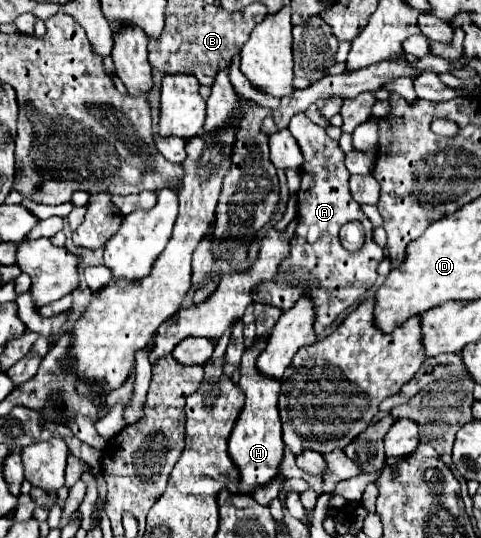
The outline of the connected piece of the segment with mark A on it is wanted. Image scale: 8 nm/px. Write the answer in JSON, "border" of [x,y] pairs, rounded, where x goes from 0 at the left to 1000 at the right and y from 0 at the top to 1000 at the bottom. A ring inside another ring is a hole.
{"border":[[[634,208],[613,212],[597,238],[617,257],[634,290],[634,309],[626,312],[626,349],[617,361],[622,416],[605,446],[601,483],[584,491],[568,524],[538,528],[530,535],[530,558],[601,576],[622,550],[647,550],[659,569],[655,617],[667,621],[705,584],[734,569],[755,543],[780,528],[796,465],[775,450],[775,420],[726,357],[730,323],[717,316],[705,268],[676,249],[676,238],[663,238],[655,227],[647,227]],[[726,409],[746,409],[763,428],[763,450],[742,468],[717,465],[705,450],[705,424]],[[597,509],[605,509],[609,520],[597,520]]]}

